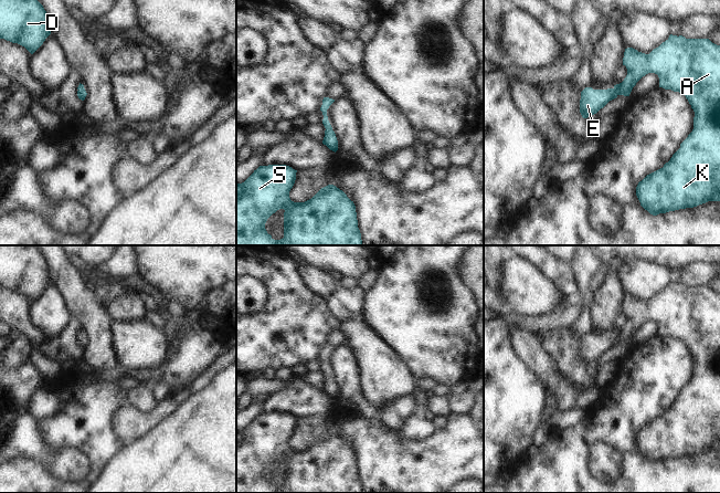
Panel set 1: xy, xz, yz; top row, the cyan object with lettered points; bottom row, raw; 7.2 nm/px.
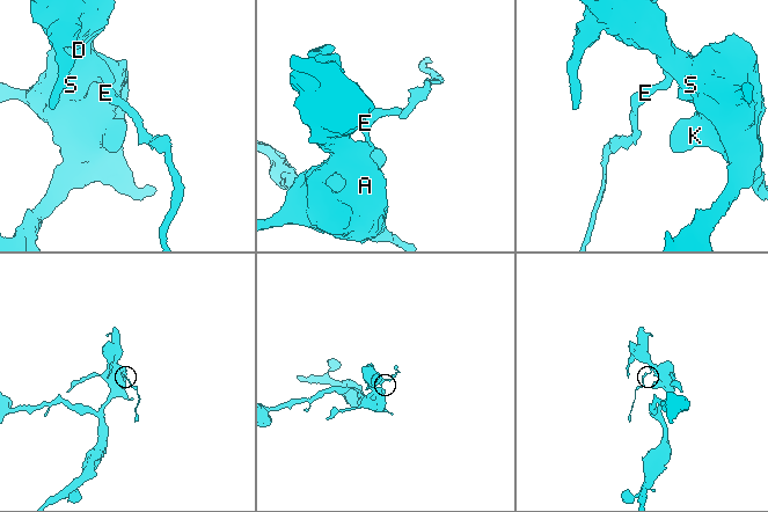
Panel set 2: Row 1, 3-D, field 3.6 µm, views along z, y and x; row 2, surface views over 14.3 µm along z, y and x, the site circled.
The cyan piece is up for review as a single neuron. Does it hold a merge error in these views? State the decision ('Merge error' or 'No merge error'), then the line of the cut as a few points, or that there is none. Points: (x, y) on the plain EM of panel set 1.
No merge error. No split

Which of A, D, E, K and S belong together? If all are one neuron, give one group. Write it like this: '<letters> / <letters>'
A D E K S

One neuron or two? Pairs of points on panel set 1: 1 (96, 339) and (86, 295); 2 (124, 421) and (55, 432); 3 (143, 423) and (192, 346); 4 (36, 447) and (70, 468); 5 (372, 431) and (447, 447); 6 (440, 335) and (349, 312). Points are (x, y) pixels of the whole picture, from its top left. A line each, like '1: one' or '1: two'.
1: one
2: two
3: two
4: one
5: one
6: two

